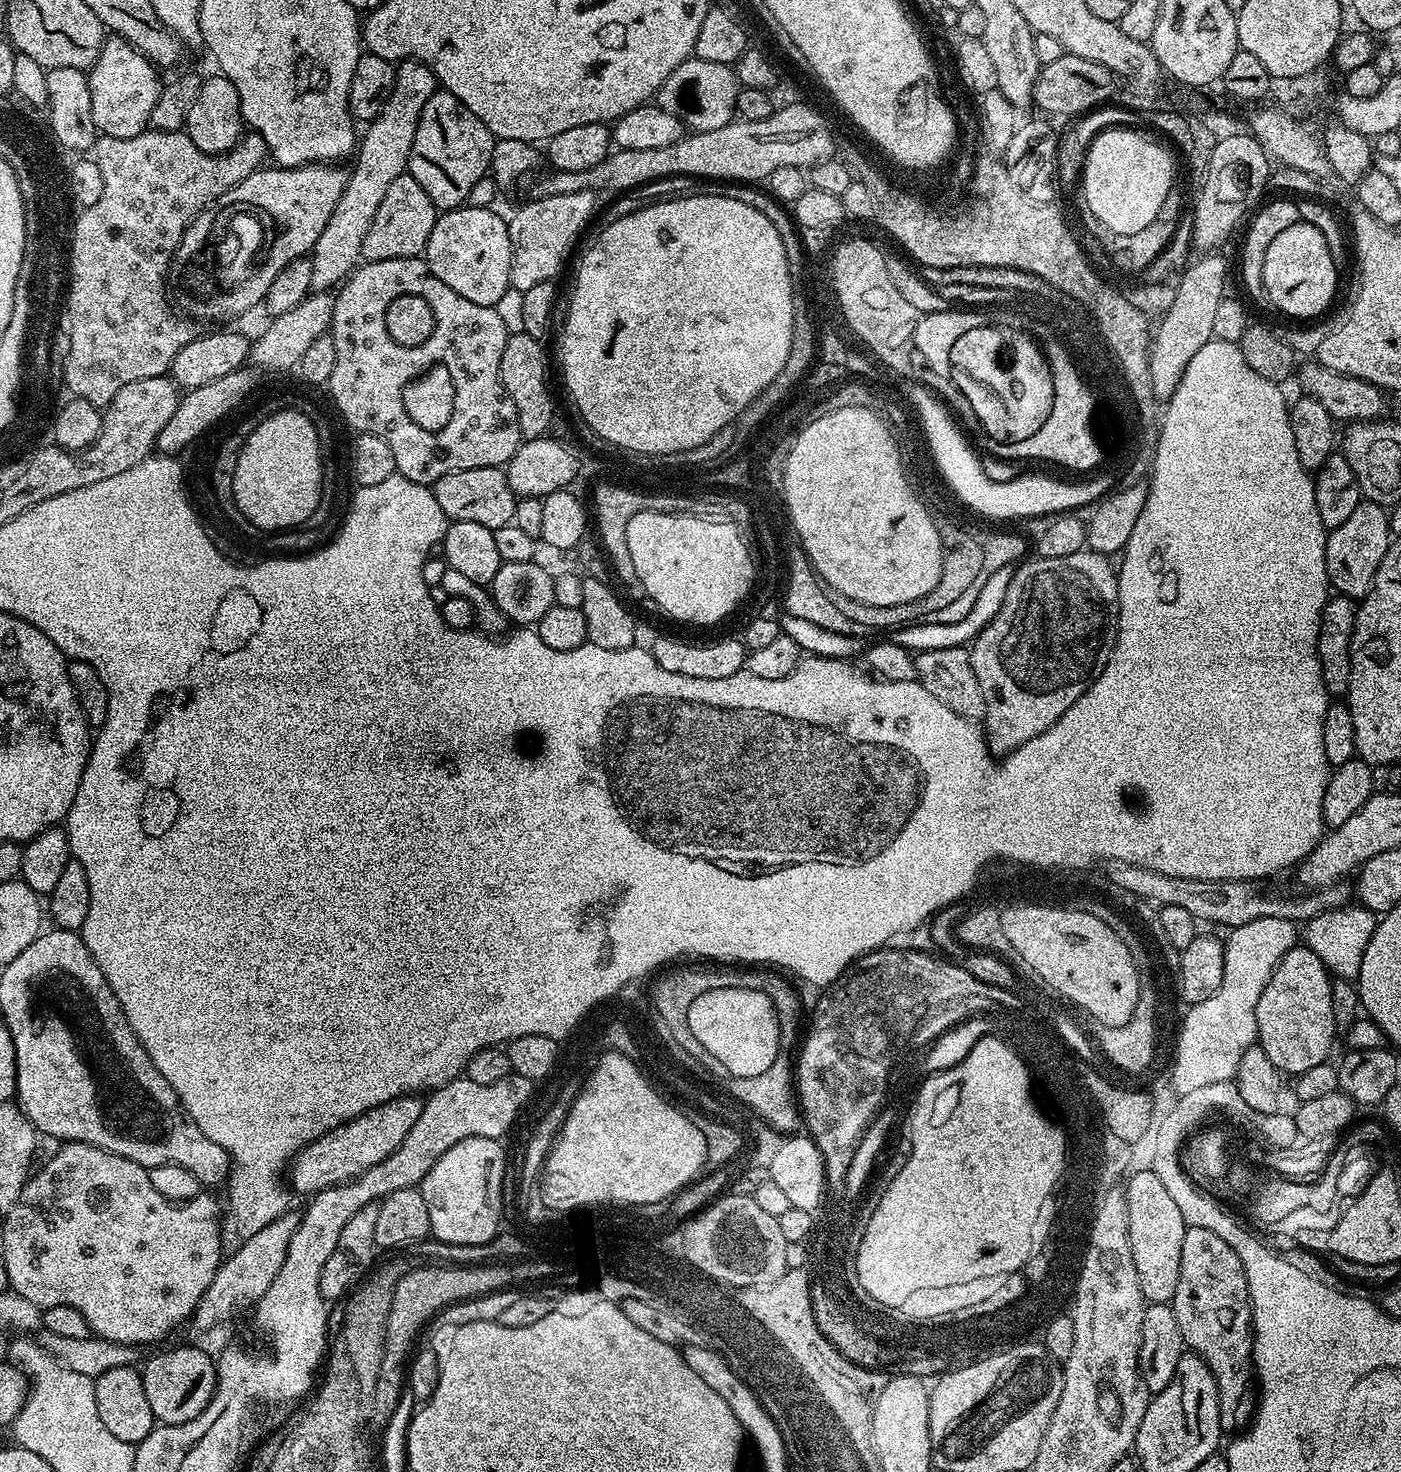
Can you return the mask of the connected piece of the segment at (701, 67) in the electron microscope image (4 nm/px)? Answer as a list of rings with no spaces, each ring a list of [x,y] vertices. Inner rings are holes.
[[[689,58],[682,62],[682,66],[678,66],[674,70],[674,74],[670,74],[670,78],[666,78],[666,82],[662,82],[662,86],[654,97],[654,103],[656,107],[666,110],[666,114],[674,114],[674,118],[682,121],[685,129],[692,132],[722,130],[722,126],[733,123],[741,87],[742,85],[736,76],[736,70],[733,65]]]

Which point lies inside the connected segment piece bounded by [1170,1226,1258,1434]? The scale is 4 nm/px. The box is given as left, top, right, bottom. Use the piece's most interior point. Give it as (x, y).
(1214, 1312)

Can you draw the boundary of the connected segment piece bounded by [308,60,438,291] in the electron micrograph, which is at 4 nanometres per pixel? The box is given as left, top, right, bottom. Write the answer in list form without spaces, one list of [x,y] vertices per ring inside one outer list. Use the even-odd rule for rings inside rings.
[[[421,60],[399,61],[395,69],[396,77],[388,101],[365,127],[368,129],[365,132],[363,129],[354,152],[356,165],[348,172],[346,190],[342,190],[338,206],[334,206],[325,229],[309,253],[313,291],[329,291],[337,287],[351,275],[353,268],[359,265],[366,230],[370,228],[370,222],[373,221],[390,182],[407,173],[410,146],[414,142],[414,130],[418,130],[422,106],[426,106],[426,102],[430,102],[430,98],[438,90],[436,75]]]

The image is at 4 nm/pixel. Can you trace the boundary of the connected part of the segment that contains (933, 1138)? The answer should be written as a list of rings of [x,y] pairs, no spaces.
[[[984,1037],[981,1040],[975,1041],[972,1044],[973,1048],[968,1053],[965,1051],[963,1055],[959,1057],[960,1061],[957,1062],[953,1068],[948,1068],[945,1072],[933,1071],[928,1080],[925,1080],[924,1085],[920,1087],[916,1092],[916,1098],[912,1101],[912,1110],[908,1113],[908,1119],[906,1121],[906,1140],[910,1147],[907,1149],[908,1157],[904,1160],[904,1165],[897,1170],[892,1176],[892,1181],[884,1188],[884,1193],[880,1196],[880,1201],[875,1202],[874,1207],[871,1209],[871,1216],[869,1218],[869,1224],[866,1226],[864,1235],[862,1236],[862,1244],[858,1246],[858,1262],[856,1265],[860,1270],[860,1281],[862,1287],[866,1289],[866,1294],[874,1294],[874,1298],[878,1298],[878,1302],[882,1302],[888,1308],[894,1307],[896,1304],[896,1292],[902,1292],[904,1288],[908,1288],[908,1284],[952,1284],[952,1276],[970,1276],[968,1274],[968,1268],[972,1268],[972,1277],[976,1277],[976,1268],[982,1270],[982,1276],[984,1276],[984,1268],[994,1268],[994,1272],[1000,1275],[1000,1277],[1008,1276],[1012,1272],[1020,1272],[1024,1267],[1029,1255],[1032,1254],[1030,1250],[1031,1234],[1034,1232],[1032,1224],[1035,1222],[1037,1217],[1037,1206],[1040,1205],[1040,1199],[1048,1192],[1050,1182],[1054,1180],[1054,1158],[1056,1158],[1056,1131],[1050,1130],[1050,1125],[1047,1122],[1042,1122],[1040,1111],[1038,1111],[1037,1097],[1034,1095],[1034,1080],[1030,1075],[1030,1068],[1027,1063],[1022,1059],[1019,1052],[1017,1052],[1010,1045],[1003,1045],[997,1040],[989,1037]]]

